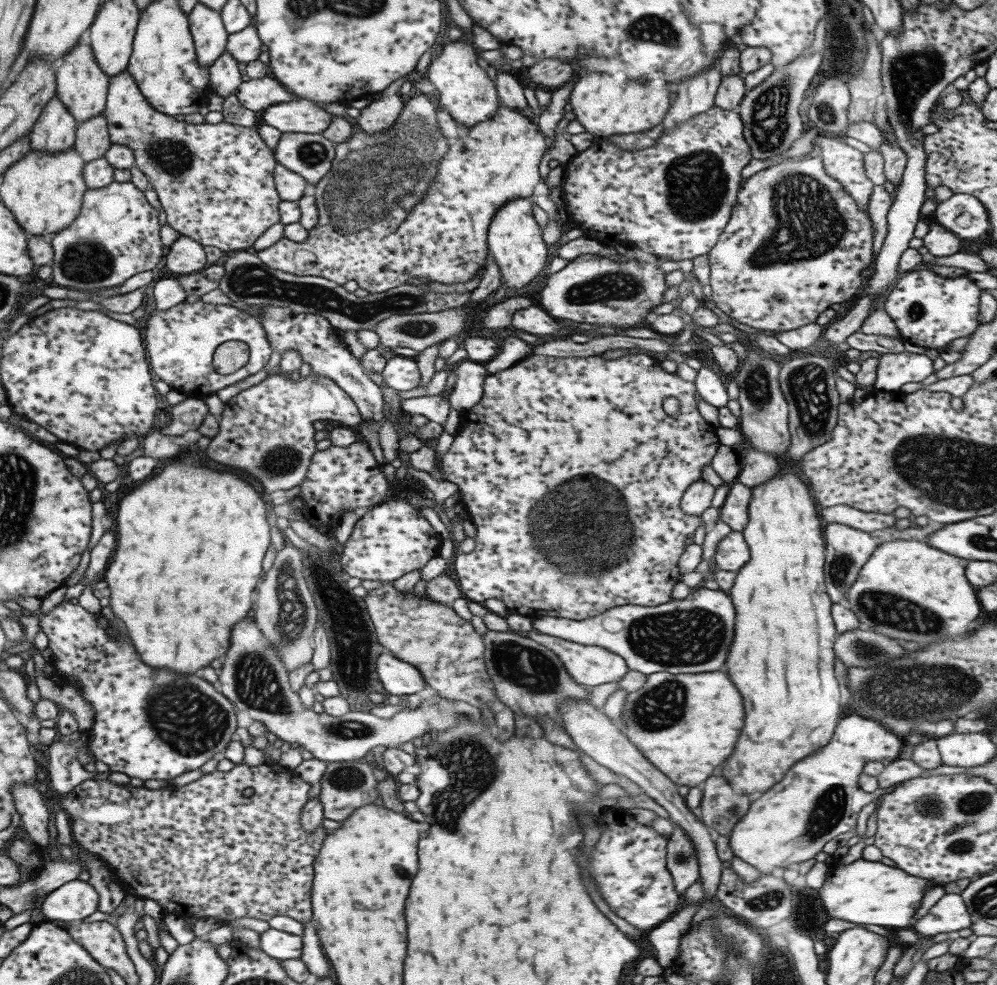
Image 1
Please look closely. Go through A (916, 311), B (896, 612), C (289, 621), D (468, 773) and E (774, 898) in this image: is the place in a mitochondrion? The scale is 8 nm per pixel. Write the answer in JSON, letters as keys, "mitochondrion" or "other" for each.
{"A":"mitochondrion","B":"mitochondrion","C":"mitochondrion","D":"mitochondrion","E":"mitochondrion"}

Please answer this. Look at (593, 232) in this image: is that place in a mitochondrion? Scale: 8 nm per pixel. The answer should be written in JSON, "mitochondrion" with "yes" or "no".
{"mitochondrion":"no"}

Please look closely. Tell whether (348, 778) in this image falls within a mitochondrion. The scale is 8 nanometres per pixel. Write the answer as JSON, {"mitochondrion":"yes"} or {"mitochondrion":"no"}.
{"mitochondrion":"yes"}

